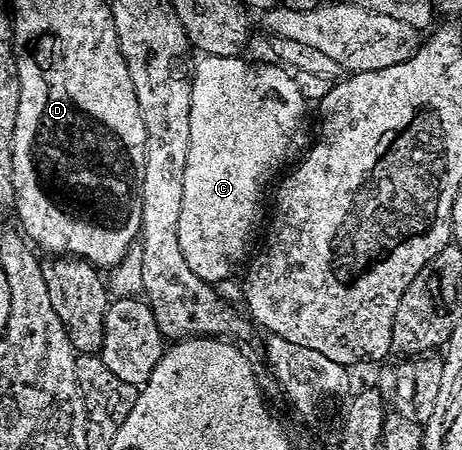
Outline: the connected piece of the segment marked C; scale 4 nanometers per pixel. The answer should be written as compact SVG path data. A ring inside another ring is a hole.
M205 55L193 66L191 143L187 147L187 167L183 167L183 203L179 207L177 234L179 251L183 251L187 267L191 267L199 279L210 283L228 279L229 261L246 260L245 252L257 233L261 212L267 209L265 188L272 186L282 170L306 152L310 140L309 117L305 114L307 102L299 91L296 76L280 64L256 65L245 59L241 55Z

